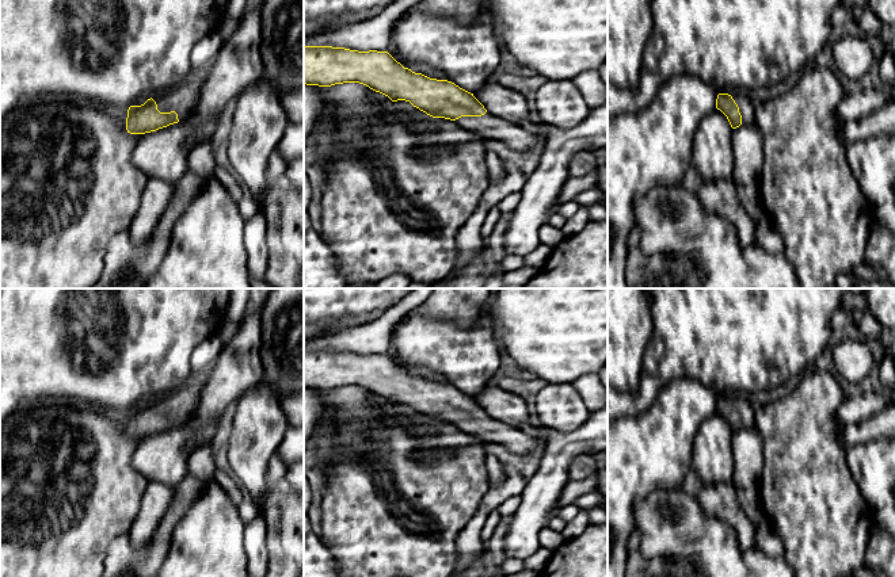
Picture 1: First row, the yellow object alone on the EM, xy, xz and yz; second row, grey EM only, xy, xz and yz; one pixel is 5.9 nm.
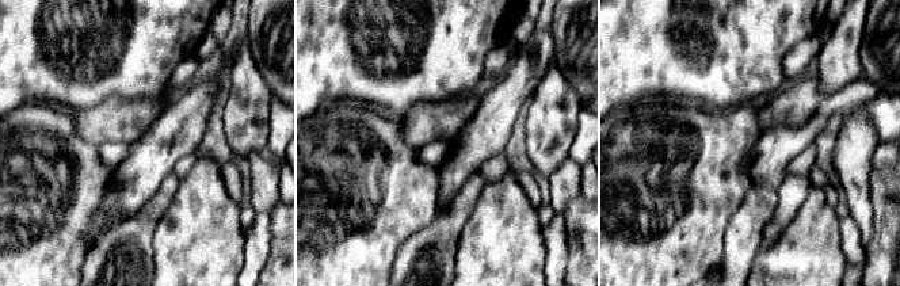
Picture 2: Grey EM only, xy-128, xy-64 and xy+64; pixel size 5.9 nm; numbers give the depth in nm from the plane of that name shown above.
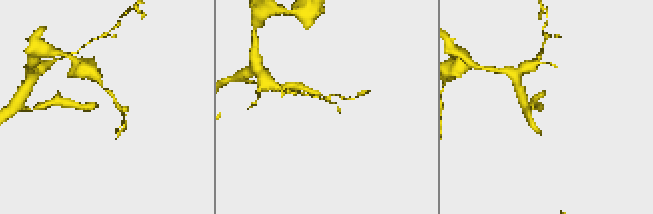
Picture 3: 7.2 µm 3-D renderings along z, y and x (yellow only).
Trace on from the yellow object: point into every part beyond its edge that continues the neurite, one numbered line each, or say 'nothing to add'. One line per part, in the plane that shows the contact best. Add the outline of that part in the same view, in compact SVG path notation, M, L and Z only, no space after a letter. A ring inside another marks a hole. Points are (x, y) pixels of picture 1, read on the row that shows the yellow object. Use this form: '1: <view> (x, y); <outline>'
1: yz (745, 102); M728 89L720 93L728 93L732 96L735 103L739 107L739 112L742 115L742 125L751 125L754 123L754 99L750 96L749 92Z

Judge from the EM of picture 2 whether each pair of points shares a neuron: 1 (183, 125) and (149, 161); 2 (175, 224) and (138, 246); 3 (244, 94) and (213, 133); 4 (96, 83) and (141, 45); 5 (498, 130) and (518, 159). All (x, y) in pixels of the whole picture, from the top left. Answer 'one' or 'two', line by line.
1: one
2: two
3: two
4: one
5: two

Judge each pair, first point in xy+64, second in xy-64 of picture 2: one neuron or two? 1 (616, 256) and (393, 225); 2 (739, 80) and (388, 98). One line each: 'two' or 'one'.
1: one
2: one

